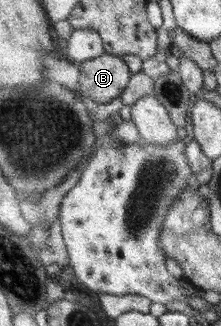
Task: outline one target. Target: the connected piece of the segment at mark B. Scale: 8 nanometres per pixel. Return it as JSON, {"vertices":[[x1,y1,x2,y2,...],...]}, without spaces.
{"vertices":[[105,53,80,63,79,68,79,94,92,104,109,104,119,97,132,75,122,57]]}

